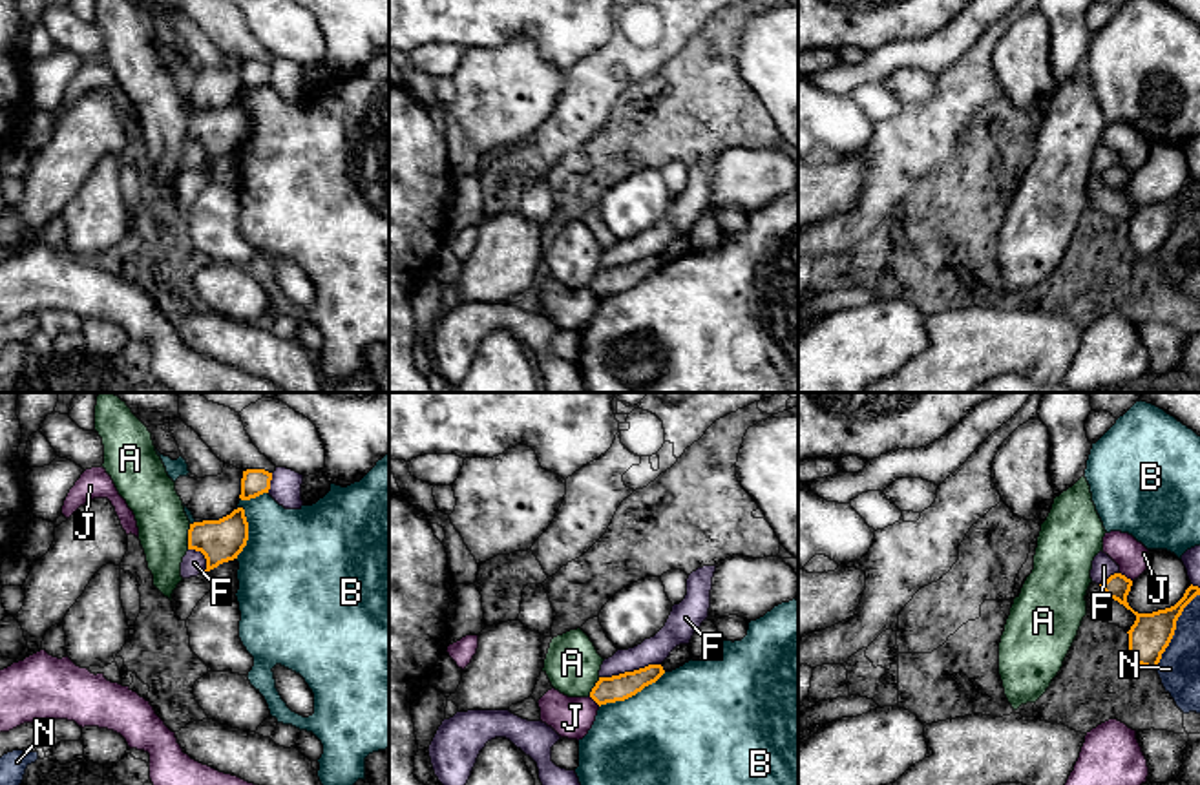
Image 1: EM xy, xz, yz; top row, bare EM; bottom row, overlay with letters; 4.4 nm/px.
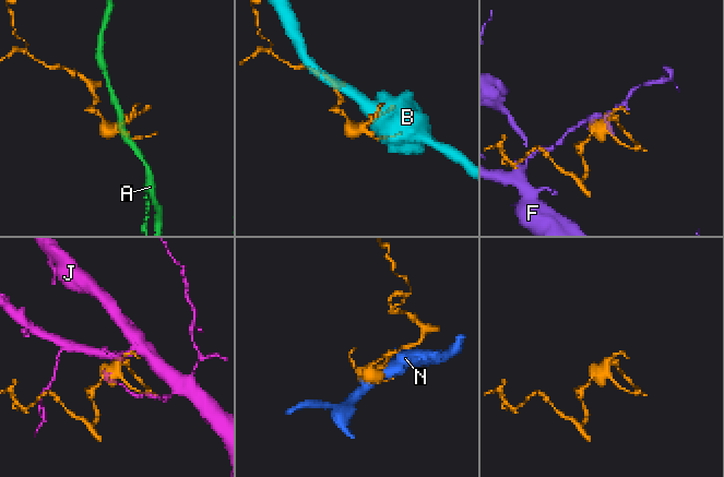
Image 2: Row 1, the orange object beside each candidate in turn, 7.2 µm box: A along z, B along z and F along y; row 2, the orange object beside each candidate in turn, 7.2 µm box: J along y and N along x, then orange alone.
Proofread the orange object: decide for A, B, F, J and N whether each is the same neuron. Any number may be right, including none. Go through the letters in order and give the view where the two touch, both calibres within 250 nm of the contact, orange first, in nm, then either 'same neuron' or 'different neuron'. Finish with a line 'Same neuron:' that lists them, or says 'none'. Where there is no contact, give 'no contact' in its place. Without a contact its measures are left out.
A: xy | 190/220 nm | different neuron
B: xz | 120/480 nm | different neuron
F: xz | 120/120 nm | different neuron
J: yz | 130/140 nm | different neuron
N: yz | 180/190 nm | different neuron
Same neuron: none

